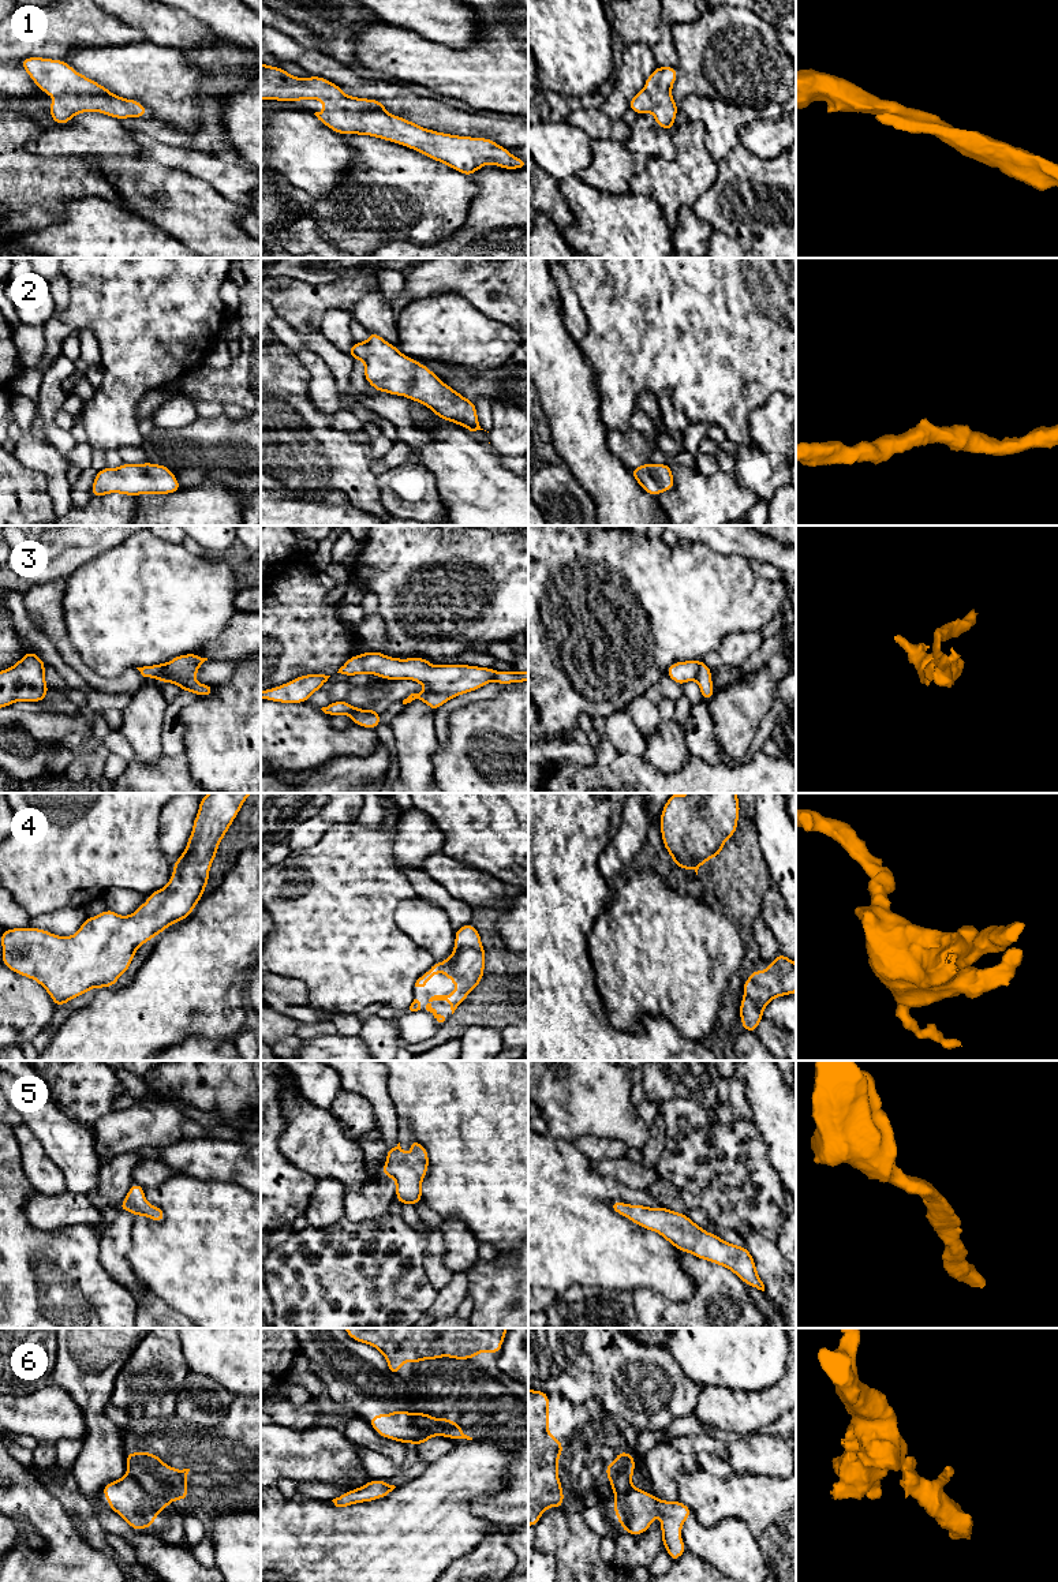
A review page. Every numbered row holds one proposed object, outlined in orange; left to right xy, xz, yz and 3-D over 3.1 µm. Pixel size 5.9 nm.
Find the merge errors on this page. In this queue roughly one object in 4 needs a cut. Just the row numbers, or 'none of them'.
3, 6

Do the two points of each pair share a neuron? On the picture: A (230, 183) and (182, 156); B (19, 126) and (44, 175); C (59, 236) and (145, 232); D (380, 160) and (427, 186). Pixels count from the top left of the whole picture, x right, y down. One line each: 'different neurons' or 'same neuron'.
A: same neuron
B: same neuron
C: same neuron
D: same neuron

